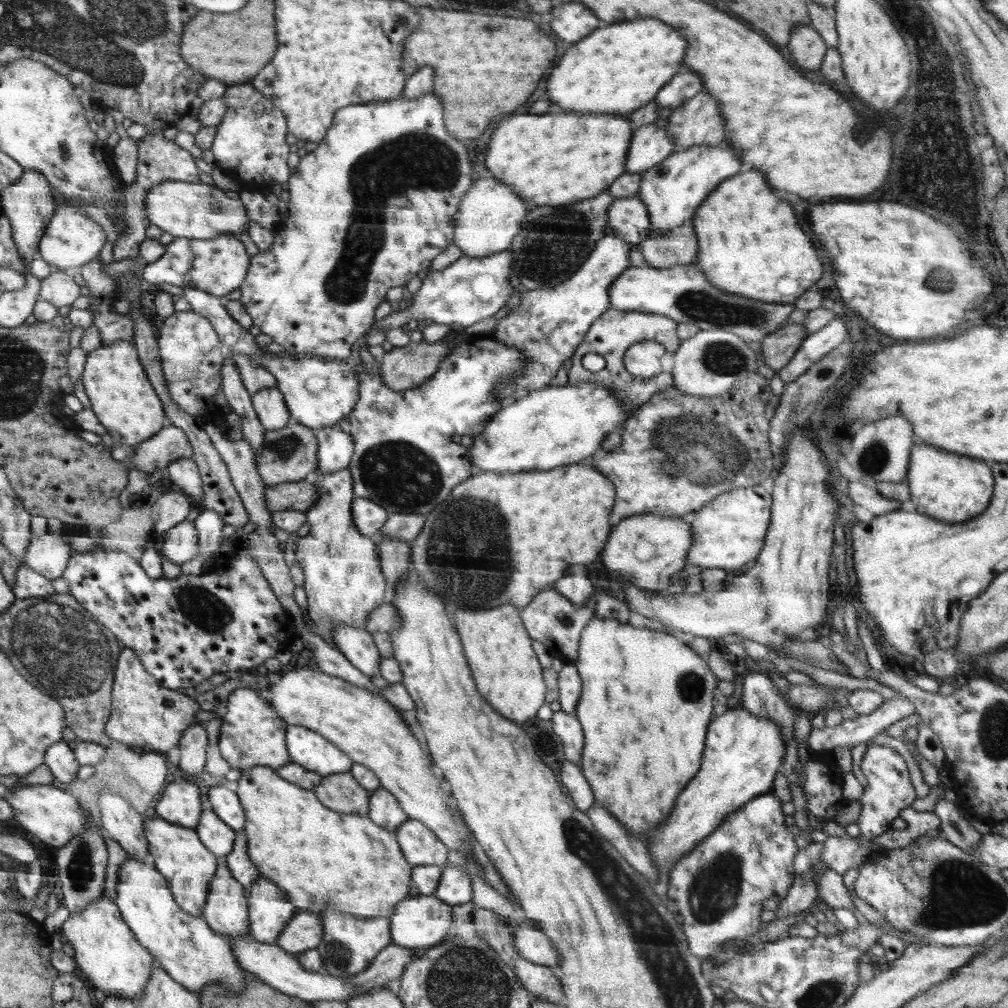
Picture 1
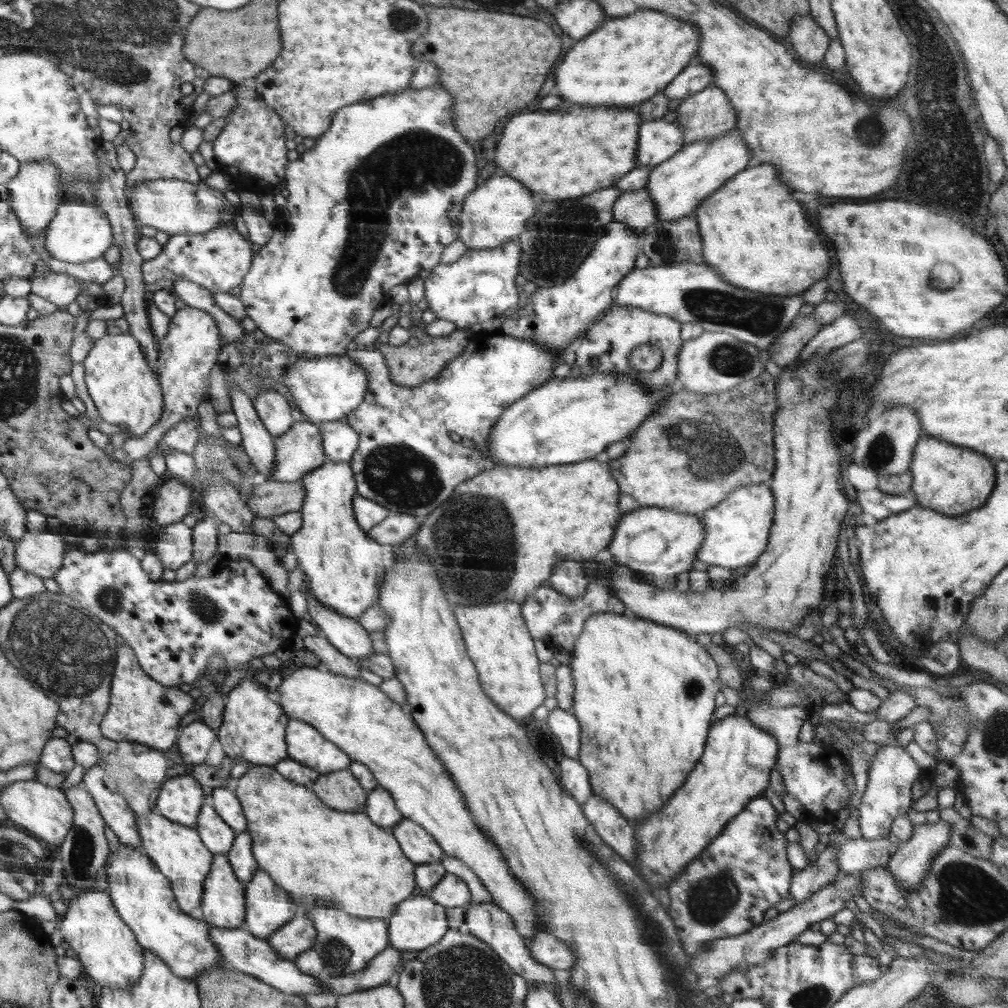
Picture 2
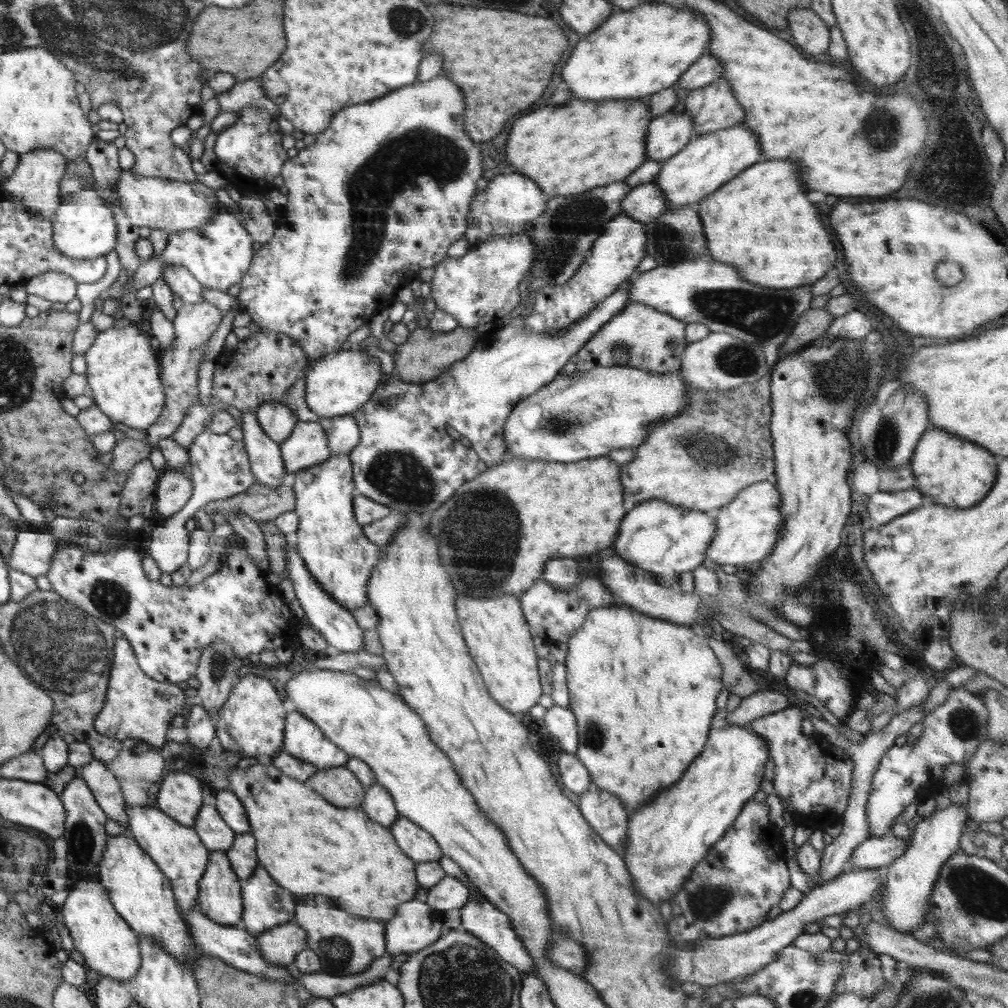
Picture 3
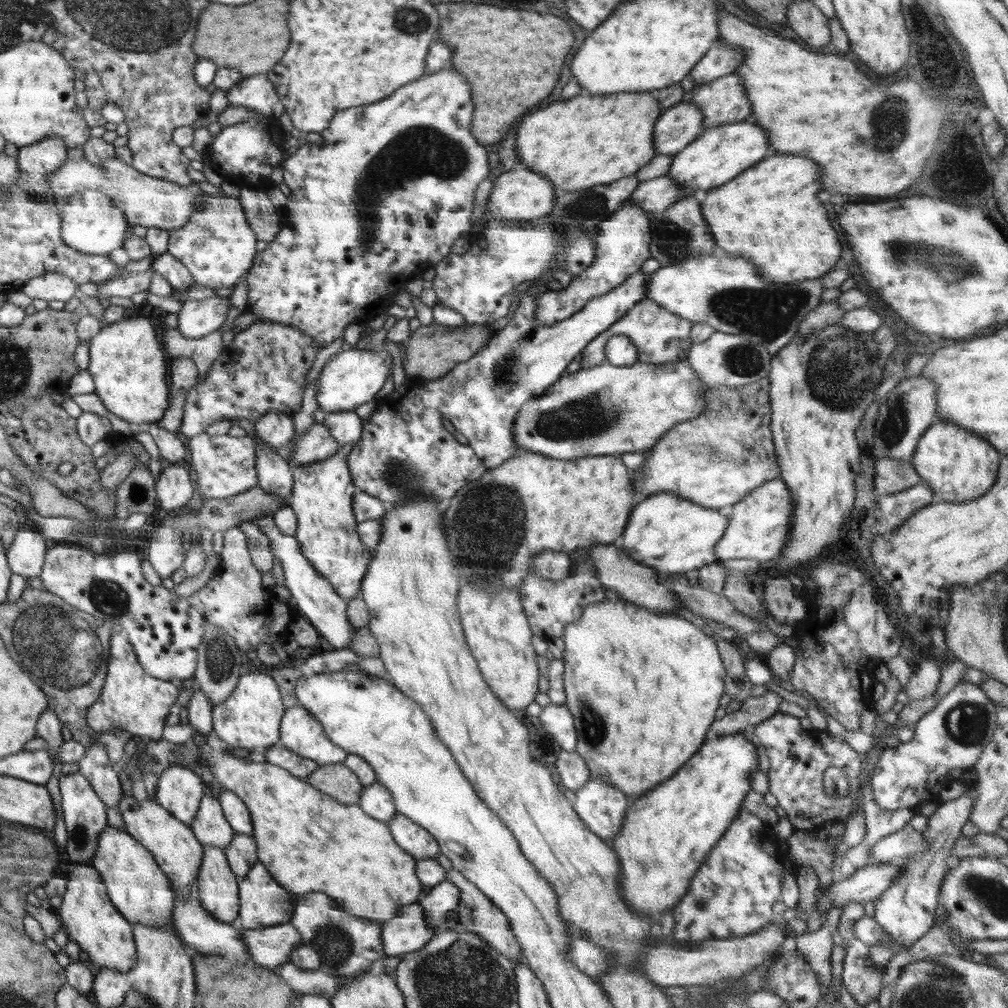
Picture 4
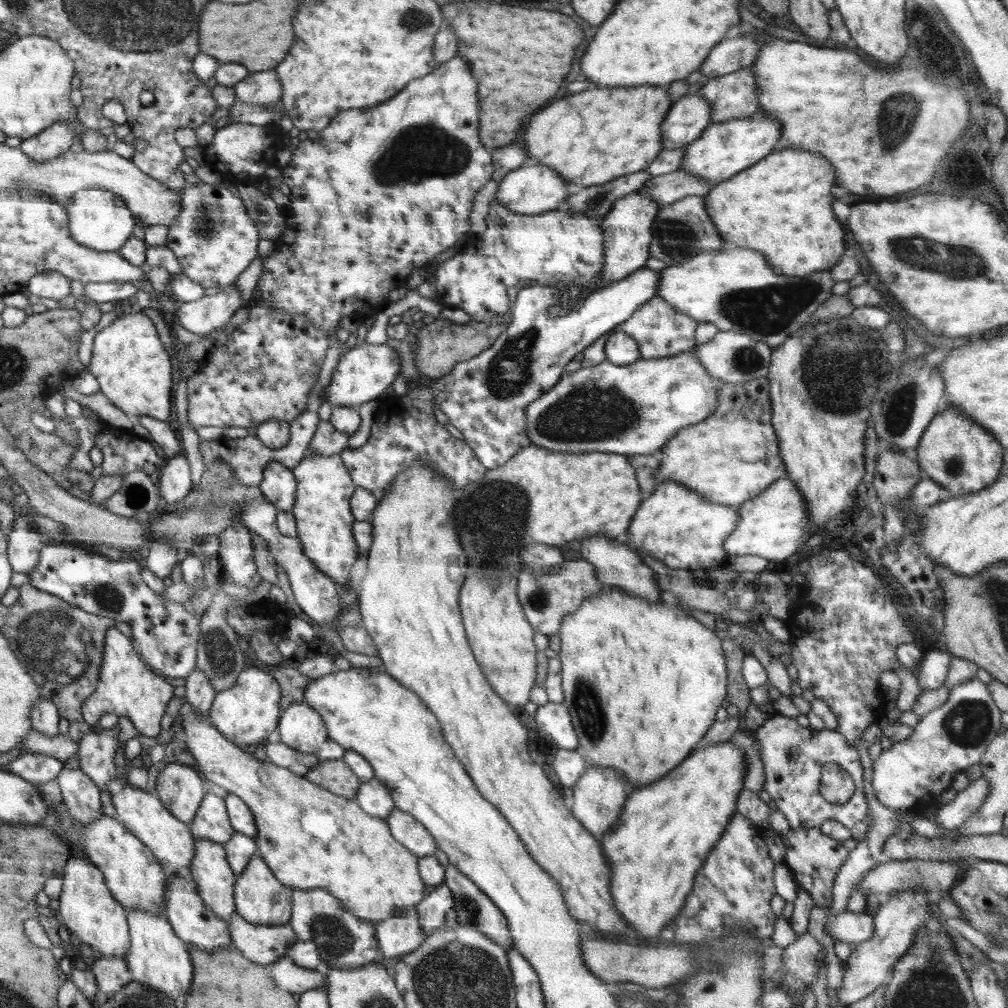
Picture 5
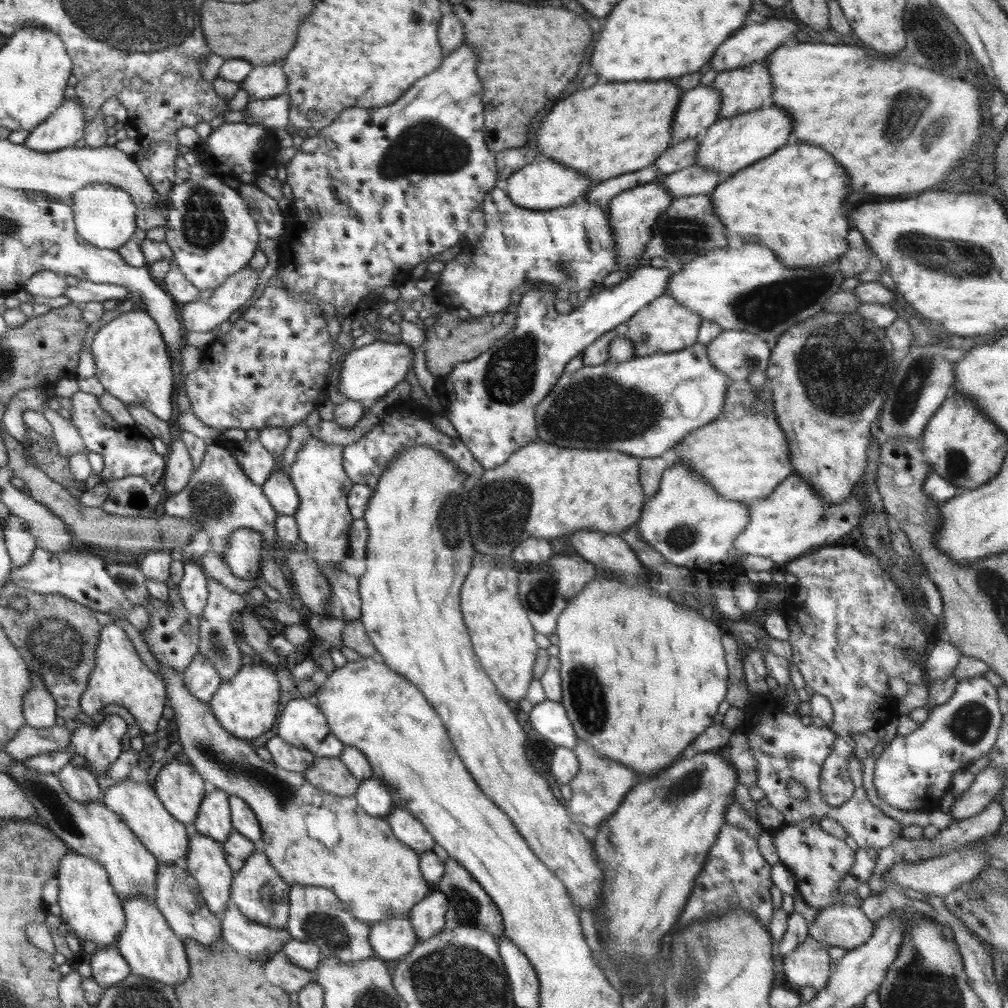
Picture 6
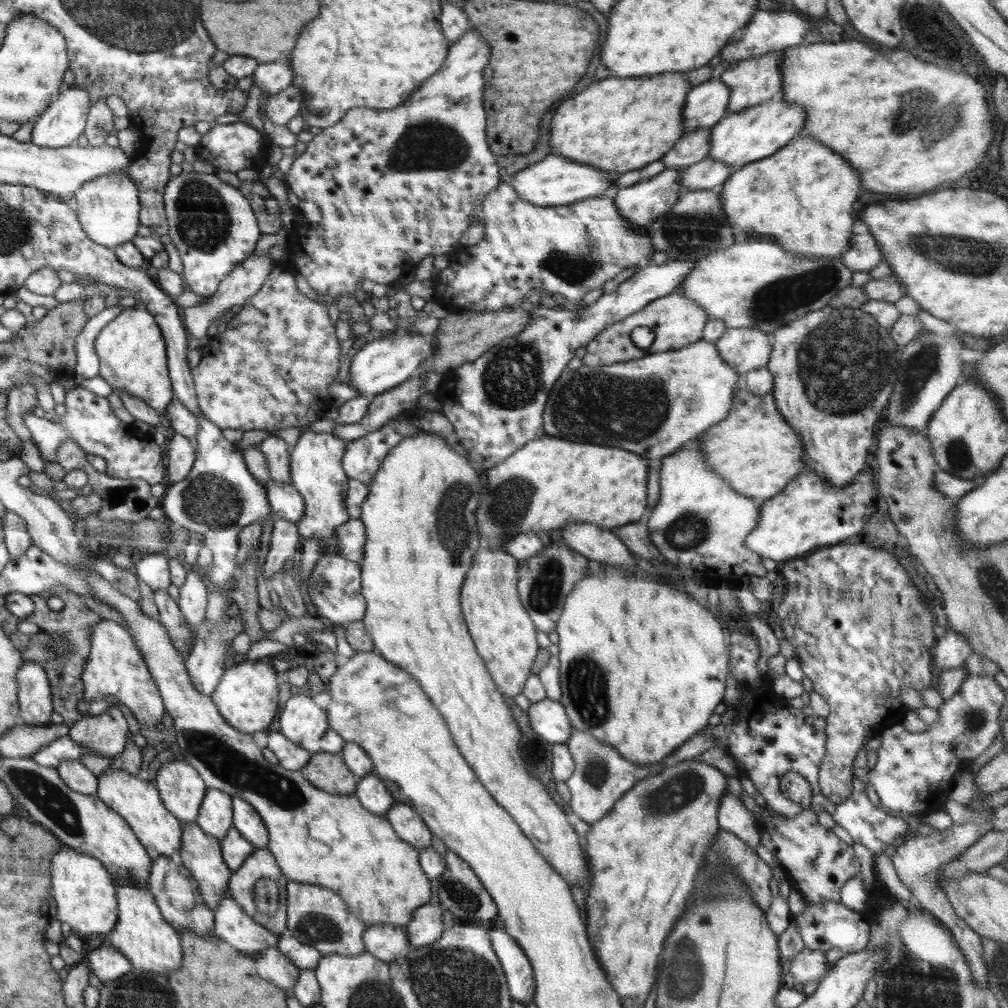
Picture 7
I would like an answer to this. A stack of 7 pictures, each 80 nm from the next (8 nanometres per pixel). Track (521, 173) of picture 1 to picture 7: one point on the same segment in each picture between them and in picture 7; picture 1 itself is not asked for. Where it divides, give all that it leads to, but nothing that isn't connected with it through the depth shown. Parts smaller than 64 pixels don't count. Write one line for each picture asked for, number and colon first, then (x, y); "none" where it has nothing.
2: (554, 153)
3: (586, 144)
4: (586, 141)
5: (591, 138)
6: (610, 129)
7: (617, 125)

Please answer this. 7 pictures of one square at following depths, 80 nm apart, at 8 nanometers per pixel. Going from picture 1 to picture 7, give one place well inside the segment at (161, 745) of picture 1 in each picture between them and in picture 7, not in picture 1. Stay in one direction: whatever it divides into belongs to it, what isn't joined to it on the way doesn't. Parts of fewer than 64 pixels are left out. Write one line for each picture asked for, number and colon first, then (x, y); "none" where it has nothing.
2: (143, 711)
3: (137, 707)
4: (138, 703)
5: (126, 687)
6: (119, 677)
7: (115, 667)

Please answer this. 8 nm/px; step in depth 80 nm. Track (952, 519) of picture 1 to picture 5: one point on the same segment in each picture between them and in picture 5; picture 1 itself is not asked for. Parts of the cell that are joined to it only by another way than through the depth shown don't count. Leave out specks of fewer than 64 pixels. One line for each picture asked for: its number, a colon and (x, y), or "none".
2: (953, 480)
3: (951, 471)
4: (958, 465)
5: (955, 452)

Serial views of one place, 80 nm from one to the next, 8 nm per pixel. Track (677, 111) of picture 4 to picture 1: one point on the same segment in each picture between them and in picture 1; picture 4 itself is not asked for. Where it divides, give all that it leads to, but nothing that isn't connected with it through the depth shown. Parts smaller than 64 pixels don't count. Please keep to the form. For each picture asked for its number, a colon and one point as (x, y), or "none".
1: (651, 144)
2: (659, 140)
3: (667, 134)

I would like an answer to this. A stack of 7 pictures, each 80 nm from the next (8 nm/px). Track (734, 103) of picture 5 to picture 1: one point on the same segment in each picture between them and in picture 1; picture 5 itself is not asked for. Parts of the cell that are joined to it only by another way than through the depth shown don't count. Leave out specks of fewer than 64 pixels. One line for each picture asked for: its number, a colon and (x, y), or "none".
1: (698, 121)
2: (707, 114)
3: (713, 107)
4: (723, 101)

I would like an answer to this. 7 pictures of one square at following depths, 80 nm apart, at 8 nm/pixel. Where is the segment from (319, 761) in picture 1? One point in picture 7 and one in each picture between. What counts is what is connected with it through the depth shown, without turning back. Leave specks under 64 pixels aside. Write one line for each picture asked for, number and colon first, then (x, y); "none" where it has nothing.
2: (307, 745)
3: (304, 739)
4: (301, 733)
5: (302, 727)
6: (303, 725)
7: (304, 723)

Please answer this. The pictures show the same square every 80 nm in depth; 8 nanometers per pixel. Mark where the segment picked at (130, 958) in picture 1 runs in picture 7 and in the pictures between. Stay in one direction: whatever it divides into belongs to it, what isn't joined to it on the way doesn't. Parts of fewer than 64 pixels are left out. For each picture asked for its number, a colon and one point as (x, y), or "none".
2: (107, 948)
3: (110, 946)
4: (91, 920)
5: (91, 914)
6: (92, 910)
7: (86, 898)

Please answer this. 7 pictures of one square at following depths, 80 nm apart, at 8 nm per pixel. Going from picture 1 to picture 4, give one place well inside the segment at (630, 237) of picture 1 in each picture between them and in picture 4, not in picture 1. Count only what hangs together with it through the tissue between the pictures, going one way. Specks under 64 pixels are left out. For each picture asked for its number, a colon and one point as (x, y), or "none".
2: (637, 210)
3: (644, 203)
4: (654, 196)

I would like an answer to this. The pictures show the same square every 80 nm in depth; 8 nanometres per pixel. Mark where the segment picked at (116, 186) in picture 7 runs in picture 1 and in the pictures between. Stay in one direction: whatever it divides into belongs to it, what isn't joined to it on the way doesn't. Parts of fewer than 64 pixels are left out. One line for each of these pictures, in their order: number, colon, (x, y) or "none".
1: (72, 239)
2: (79, 232)
3: (86, 227)
4: (92, 223)
5: (100, 219)
6: (105, 216)

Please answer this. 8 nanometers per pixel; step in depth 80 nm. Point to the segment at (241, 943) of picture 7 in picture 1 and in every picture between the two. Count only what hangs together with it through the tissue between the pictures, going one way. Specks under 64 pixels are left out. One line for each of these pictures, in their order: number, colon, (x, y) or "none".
1: (304, 933)
2: (298, 935)
3: (279, 945)
4: (270, 947)
5: (264, 944)
6: (258, 942)

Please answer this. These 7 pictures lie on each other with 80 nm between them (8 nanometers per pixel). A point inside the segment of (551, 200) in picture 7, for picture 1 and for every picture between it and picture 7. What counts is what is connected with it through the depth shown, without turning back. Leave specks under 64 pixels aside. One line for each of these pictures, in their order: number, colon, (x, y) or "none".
1: (489, 215)
2: (495, 213)
3: (510, 200)
4: (522, 194)
5: (532, 189)
6: (545, 185)

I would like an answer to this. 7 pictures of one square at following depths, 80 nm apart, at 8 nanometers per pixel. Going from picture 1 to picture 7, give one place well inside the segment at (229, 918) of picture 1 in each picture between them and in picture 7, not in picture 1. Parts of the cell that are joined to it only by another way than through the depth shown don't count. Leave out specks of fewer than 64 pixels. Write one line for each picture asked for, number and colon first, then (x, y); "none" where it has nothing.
2: (224, 902)
3: (220, 893)
4: (218, 887)
5: (211, 871)
6: (207, 862)
7: (202, 856)

